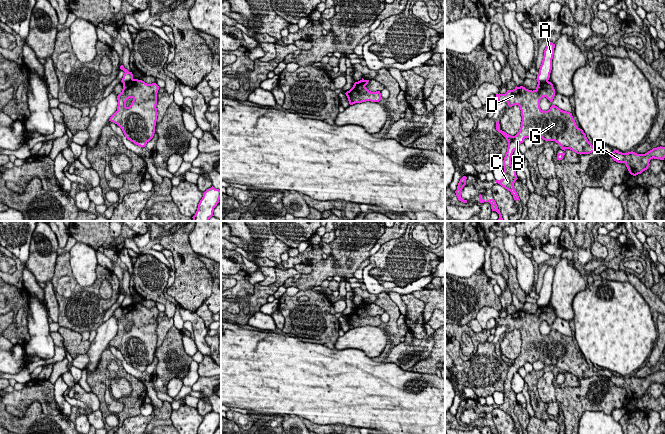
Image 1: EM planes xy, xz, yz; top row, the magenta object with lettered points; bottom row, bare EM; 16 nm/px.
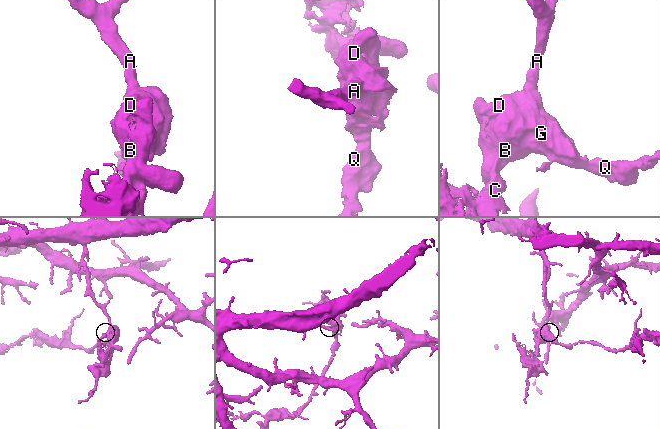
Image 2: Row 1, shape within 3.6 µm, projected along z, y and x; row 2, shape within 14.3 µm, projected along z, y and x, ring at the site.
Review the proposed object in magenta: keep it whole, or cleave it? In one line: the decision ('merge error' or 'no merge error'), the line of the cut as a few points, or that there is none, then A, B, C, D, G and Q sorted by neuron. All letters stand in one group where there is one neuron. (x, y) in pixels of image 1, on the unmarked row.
merge error | xy (132, 302), (123, 308) | A / B C D G Q

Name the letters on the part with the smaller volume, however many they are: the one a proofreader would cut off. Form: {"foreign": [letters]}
{"foreign": ["B", "C", "D", "G", "Q"]}

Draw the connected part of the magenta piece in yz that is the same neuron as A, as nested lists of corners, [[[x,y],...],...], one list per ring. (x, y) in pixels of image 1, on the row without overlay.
[[[550,266],[548,267],[548,269],[544,274],[542,288],[540,290],[539,298],[537,299],[537,303],[536,303],[538,307],[545,307],[550,302],[554,272],[555,272],[555,268]]]

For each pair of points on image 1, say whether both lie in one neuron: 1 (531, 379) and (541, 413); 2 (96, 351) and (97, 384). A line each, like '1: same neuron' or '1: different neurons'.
1: same neuron
2: different neurons

